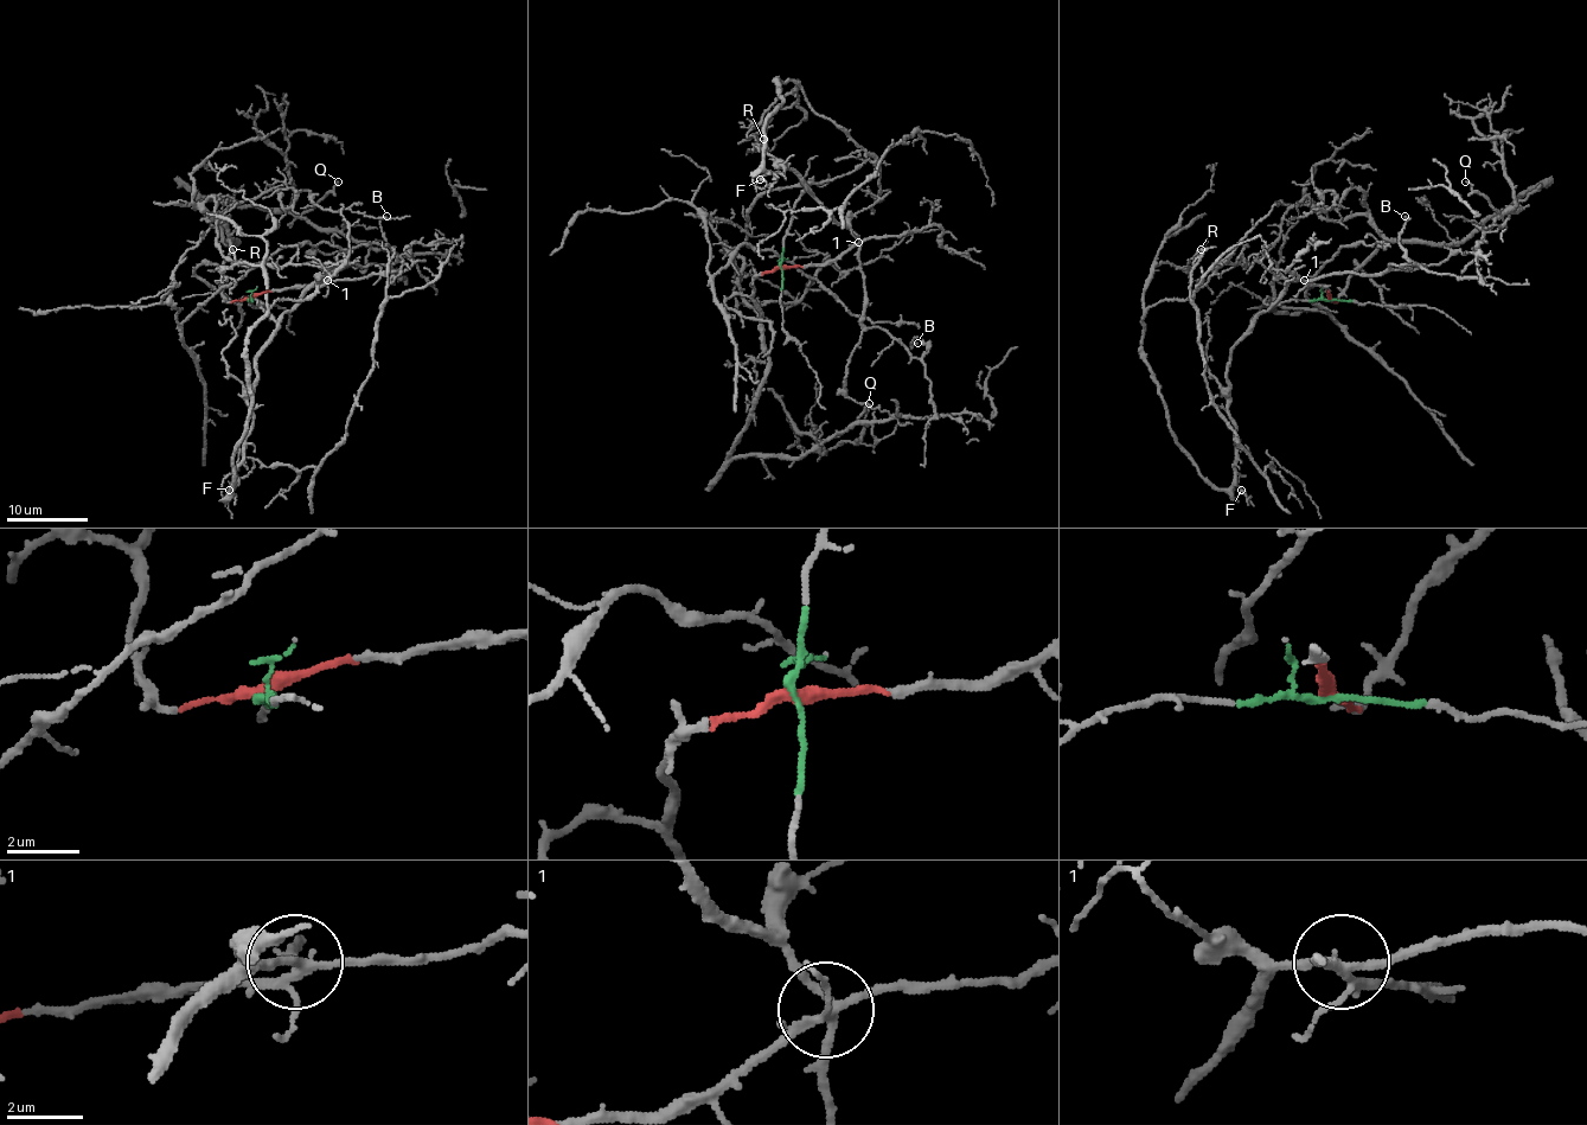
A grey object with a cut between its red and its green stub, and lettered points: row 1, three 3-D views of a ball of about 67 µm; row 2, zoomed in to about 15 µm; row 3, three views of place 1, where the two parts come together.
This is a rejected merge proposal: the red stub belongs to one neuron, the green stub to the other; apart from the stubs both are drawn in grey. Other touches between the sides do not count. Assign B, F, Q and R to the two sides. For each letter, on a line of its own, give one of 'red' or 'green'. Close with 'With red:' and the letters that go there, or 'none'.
B: green
F: green
Q: red
R: green
With red: Q

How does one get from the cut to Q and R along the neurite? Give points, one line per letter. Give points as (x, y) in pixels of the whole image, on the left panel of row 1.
Q: (250, 298), (228, 302), (219, 288), (236, 243), (202, 202), (304, 215), (338, 181)
R: (250, 298), (276, 333), (256, 359), (231, 487), (248, 333), (267, 312), (262, 269), (231, 268), (231, 249)

